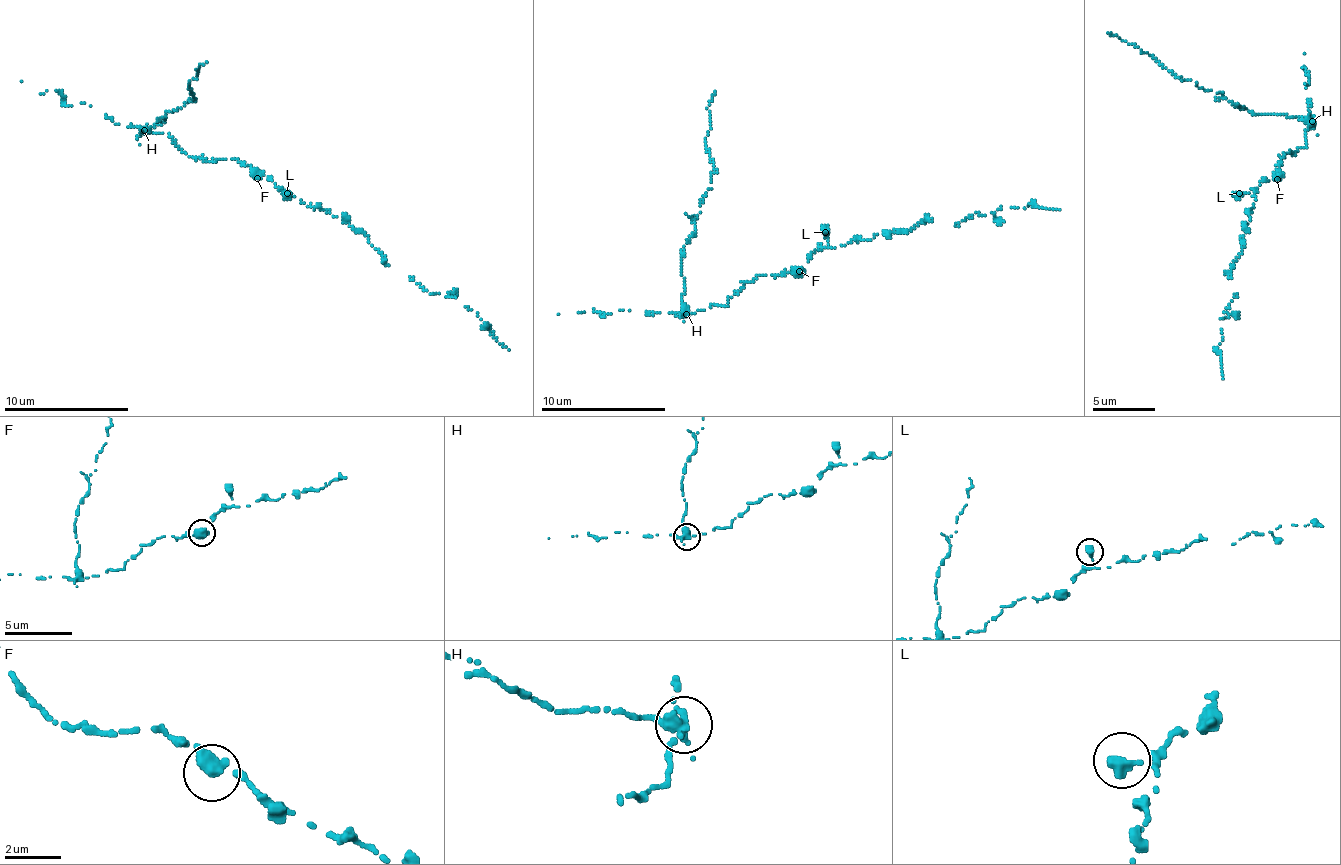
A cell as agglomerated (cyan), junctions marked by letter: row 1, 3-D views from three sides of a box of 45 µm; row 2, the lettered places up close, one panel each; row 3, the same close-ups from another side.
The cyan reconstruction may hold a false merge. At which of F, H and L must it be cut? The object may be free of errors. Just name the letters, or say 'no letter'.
H

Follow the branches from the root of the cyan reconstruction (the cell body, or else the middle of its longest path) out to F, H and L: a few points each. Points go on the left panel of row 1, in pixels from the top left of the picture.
F: (232, 159), (244, 162), (257, 178)
H: (232, 159), (206, 162), (189, 156), (169, 133), (146, 133), (143, 130)
L: (232, 159), (244, 162), (261, 178), (271, 180), (282, 190), (289, 192), (287, 193)

